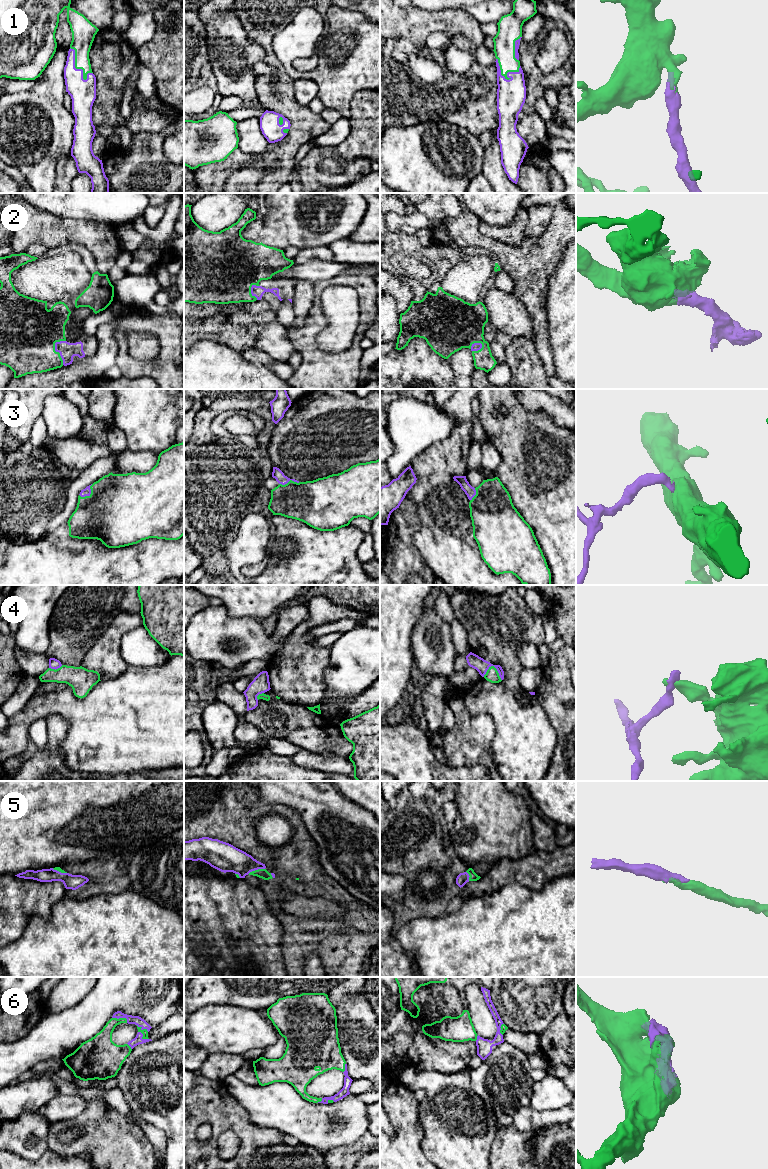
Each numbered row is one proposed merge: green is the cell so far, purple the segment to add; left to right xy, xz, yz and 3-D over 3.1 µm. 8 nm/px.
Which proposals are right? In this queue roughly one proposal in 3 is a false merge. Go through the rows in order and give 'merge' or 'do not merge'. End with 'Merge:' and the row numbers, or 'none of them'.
1: merge
2: merge
3: merge
4: do not merge
5: merge
6: merge
Merge: 1, 2, 3, 5, 6

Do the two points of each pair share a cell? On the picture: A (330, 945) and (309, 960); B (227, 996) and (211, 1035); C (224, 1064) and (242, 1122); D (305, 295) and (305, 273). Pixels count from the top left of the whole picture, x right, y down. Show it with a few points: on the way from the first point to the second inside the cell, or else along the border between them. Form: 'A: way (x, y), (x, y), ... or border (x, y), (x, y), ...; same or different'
A: border (314, 951), (324, 966); different
B: border (247, 1007), (208, 1004), (201, 1008); different
C: border (200, 1074), (211, 1079), (223, 1081); different
D: border (296, 280), (308, 280), (312, 283); different

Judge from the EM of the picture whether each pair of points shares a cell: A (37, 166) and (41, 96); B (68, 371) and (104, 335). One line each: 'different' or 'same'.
A: same
B: same

